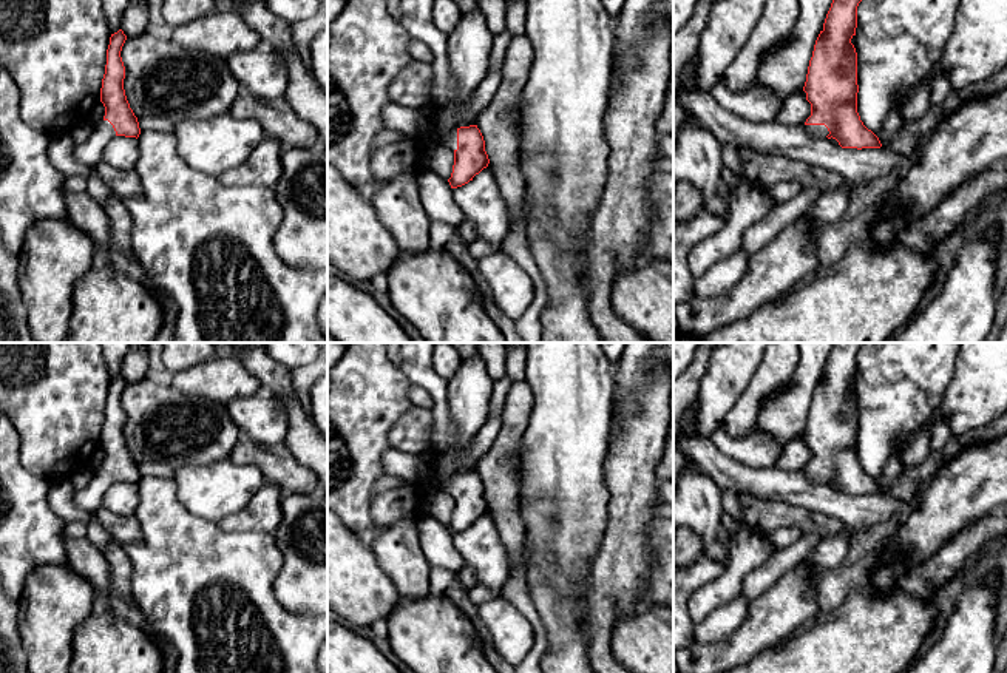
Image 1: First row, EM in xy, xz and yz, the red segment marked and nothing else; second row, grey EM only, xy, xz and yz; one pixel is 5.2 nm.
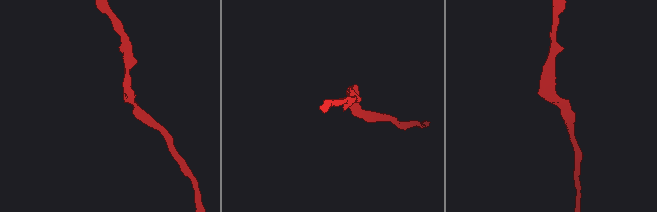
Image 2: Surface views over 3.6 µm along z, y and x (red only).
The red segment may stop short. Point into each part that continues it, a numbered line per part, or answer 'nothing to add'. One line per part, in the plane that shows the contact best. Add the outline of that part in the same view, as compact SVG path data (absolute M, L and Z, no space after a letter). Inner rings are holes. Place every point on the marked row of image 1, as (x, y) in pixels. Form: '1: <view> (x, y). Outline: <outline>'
1: yz (813, 130). Outline: M805 125L805 128L811 137L826 137L829 134L825 125Z

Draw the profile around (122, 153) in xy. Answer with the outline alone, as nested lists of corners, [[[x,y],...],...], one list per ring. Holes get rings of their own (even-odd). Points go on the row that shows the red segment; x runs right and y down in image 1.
[[[113,136],[102,154],[102,162],[117,170],[134,168],[137,159],[139,159],[137,139],[125,136]]]

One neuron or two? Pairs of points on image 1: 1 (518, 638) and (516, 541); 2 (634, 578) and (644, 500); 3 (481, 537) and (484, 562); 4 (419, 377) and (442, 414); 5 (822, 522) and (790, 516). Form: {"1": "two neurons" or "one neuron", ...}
{"1": "two neurons", "2": "one neuron", "3": "one neuron", "4": "one neuron", "5": "one neuron"}

